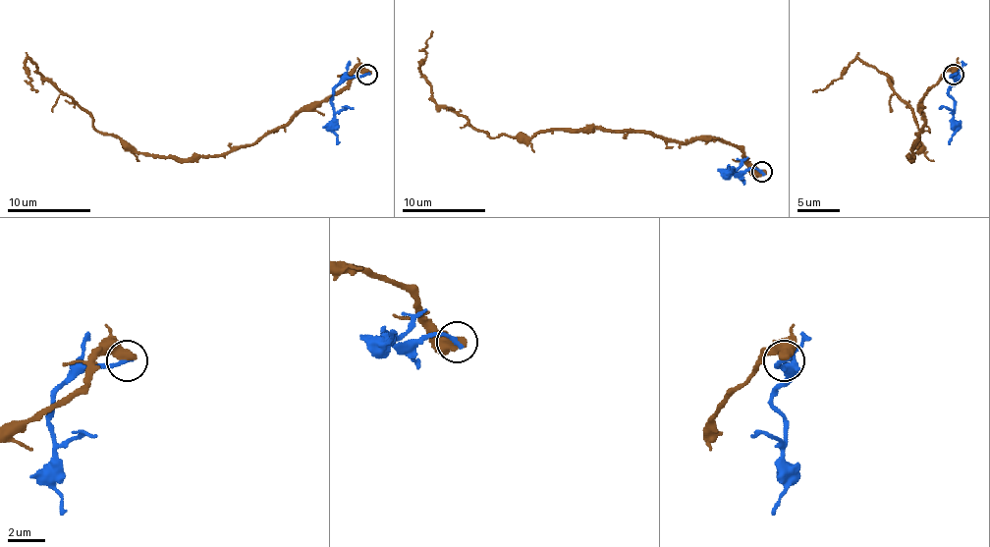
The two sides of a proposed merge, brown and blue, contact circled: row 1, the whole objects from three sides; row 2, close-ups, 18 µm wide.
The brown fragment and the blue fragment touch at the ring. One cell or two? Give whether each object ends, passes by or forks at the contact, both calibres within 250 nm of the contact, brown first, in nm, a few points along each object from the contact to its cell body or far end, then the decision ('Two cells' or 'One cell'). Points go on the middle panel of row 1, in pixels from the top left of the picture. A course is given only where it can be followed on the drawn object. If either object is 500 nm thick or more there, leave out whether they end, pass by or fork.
Thickness 650 nm (brown) against 240 nm. Course of brown: (761, 171), (721, 139), (667, 142), (648, 132), (583, 130), (491, 137), (433, 100), (420, 63), (433, 31). Course of blue: (761, 171), (740, 171), (728, 167), (728, 171), (734, 167). Two cells

